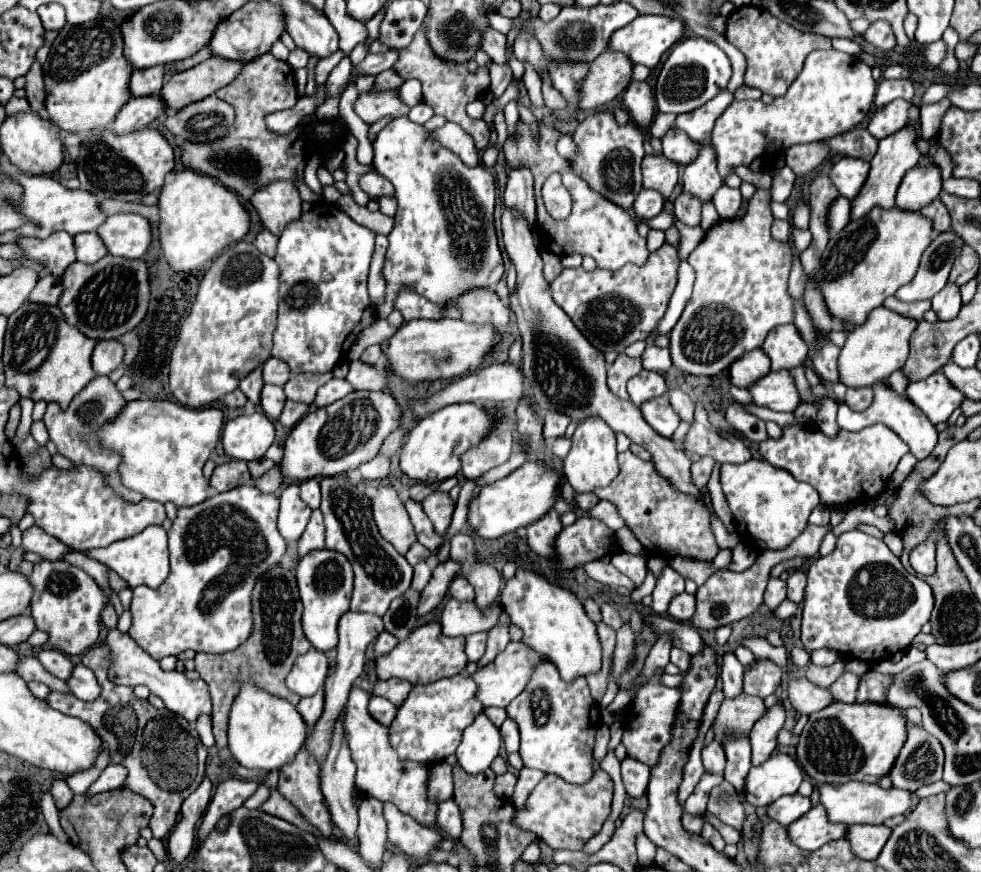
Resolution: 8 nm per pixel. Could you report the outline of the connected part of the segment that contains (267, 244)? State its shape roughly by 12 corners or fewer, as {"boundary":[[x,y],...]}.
{"boundary":[[263,230],[255,238],[255,246],[265,256],[273,258],[277,236]]}

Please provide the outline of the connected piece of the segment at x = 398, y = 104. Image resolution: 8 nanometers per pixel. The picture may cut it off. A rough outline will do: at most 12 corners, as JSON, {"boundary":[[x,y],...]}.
{"boundary":[[399,90],[359,94],[355,112],[367,124],[383,116],[407,116]]}

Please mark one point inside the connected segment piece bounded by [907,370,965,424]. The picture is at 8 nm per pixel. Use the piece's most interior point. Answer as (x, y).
(936, 396)

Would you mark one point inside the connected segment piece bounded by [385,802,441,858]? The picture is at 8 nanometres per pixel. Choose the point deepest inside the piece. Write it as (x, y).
(404, 833)

